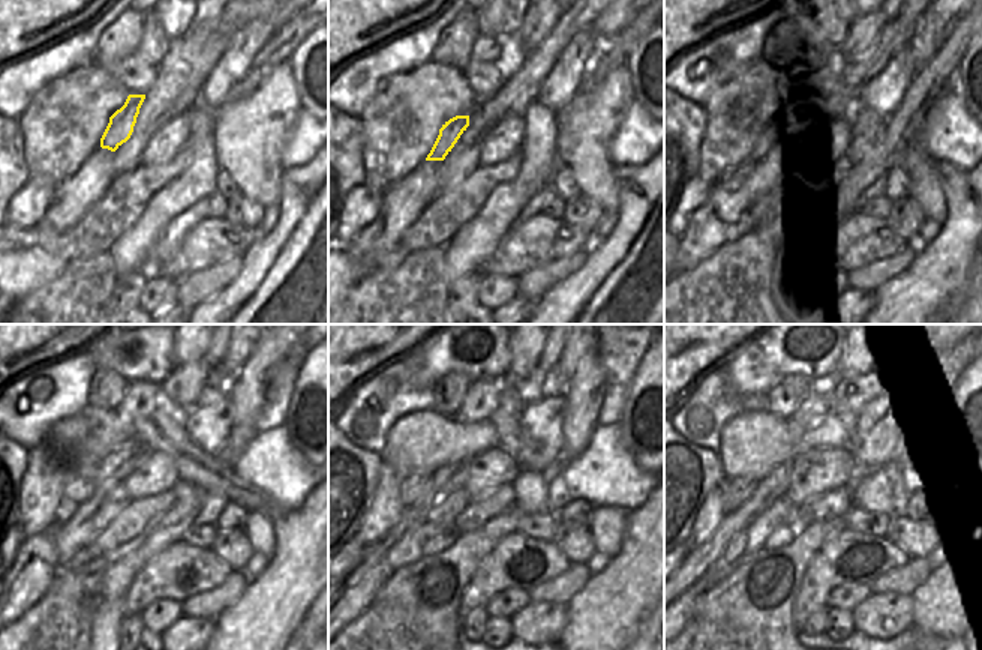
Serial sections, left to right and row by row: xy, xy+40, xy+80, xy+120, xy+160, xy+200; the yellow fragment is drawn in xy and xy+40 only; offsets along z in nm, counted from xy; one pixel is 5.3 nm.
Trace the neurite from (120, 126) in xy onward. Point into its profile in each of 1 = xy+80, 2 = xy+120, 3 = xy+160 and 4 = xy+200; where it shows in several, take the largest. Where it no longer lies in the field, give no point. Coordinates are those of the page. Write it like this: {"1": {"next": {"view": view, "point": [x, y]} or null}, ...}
{"1": {"next": {"view": "xy+80", "point": [765, 144]}}, "2": {"next": {"view": "xy+120", "point": [78, 490]}}, "3": {"next": {"view": "xy+160", "point": [413, 488]}}, "4": {"next": {"view": "xy+200", "point": [736, 493]}}}

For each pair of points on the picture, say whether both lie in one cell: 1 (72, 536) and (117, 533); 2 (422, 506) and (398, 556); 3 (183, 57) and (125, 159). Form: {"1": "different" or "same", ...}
{"1": "different", "2": "different", "3": "same"}

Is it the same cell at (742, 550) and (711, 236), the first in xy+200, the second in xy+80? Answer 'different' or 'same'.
different

